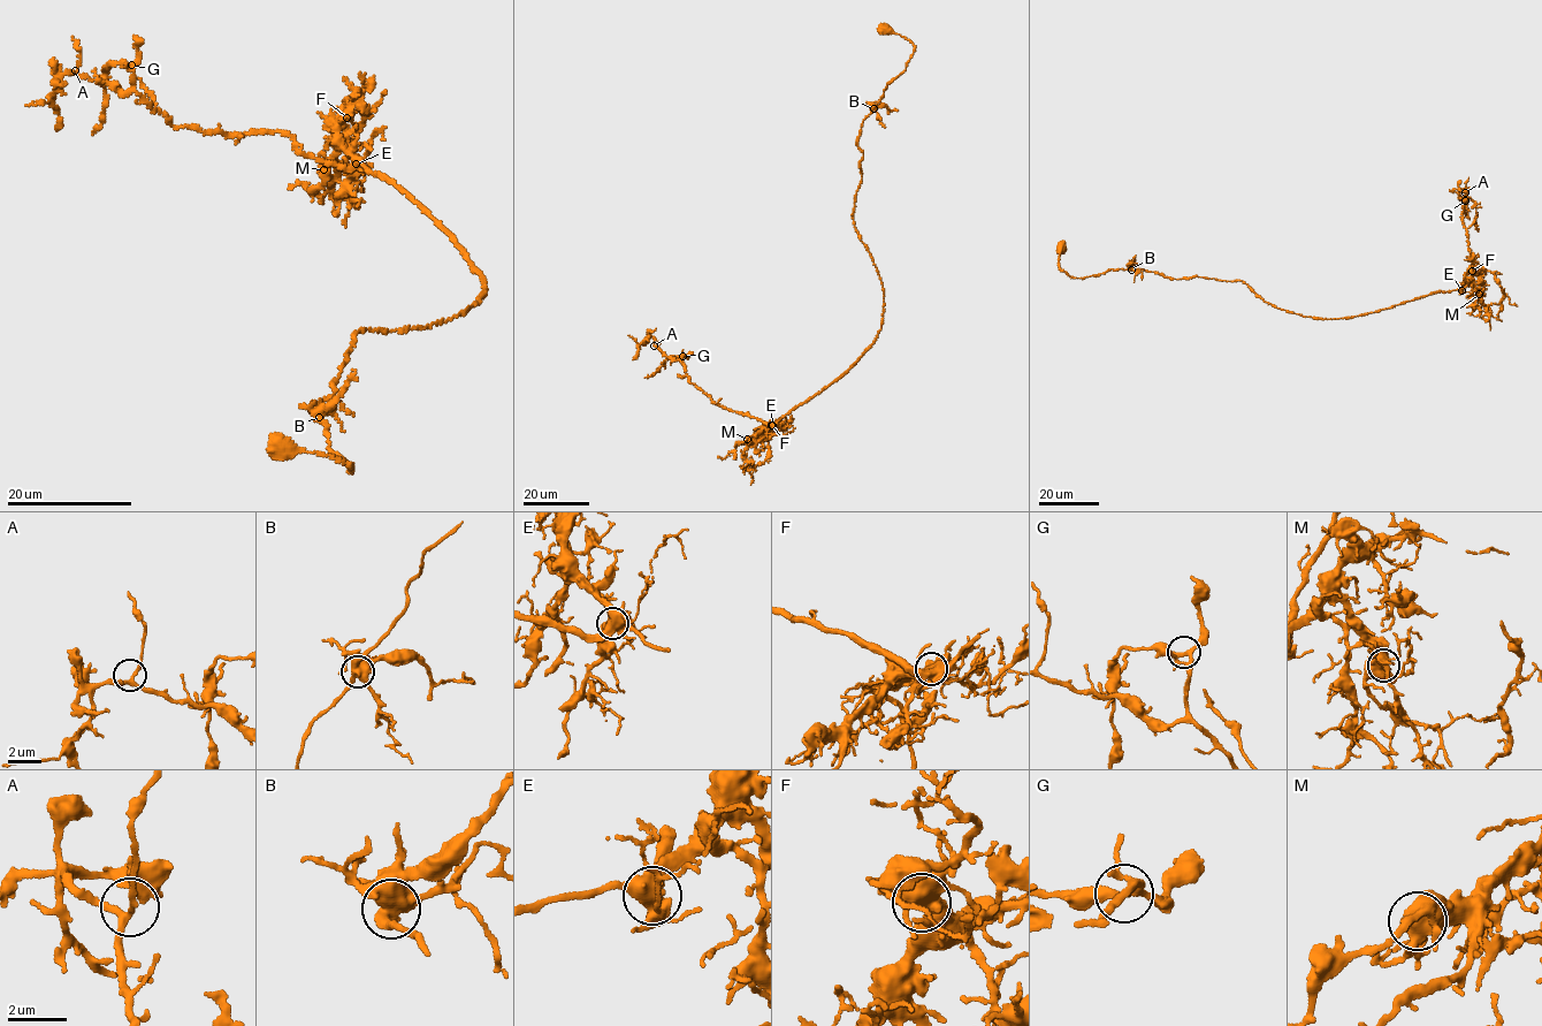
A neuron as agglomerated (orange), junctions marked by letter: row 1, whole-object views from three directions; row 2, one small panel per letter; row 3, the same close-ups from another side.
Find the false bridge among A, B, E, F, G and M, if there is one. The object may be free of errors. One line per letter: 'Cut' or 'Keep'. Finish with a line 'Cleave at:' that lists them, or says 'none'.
A: Keep
B: Cut
E: Keep
F: Keep
G: Keep
M: Keep
Cleave at: B

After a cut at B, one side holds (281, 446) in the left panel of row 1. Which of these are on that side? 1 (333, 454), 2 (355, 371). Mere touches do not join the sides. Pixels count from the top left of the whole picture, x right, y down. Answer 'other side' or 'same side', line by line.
1: same side
2: other side

